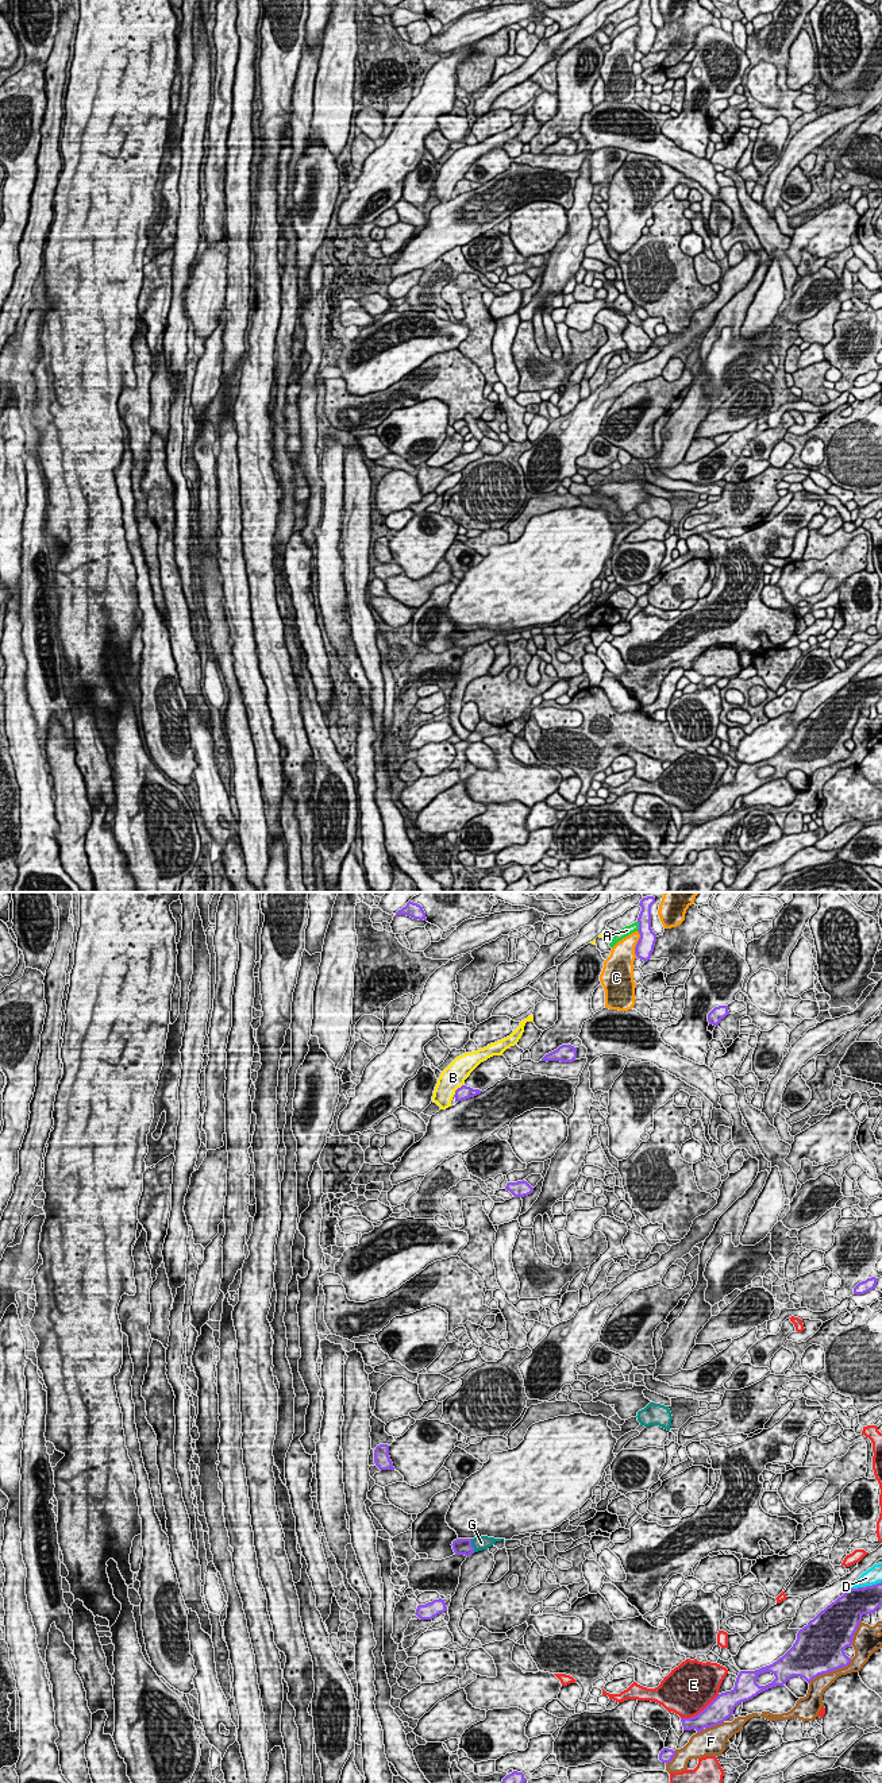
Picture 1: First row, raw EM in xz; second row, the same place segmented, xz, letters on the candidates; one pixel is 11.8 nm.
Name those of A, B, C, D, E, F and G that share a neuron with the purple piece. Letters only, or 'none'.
G

